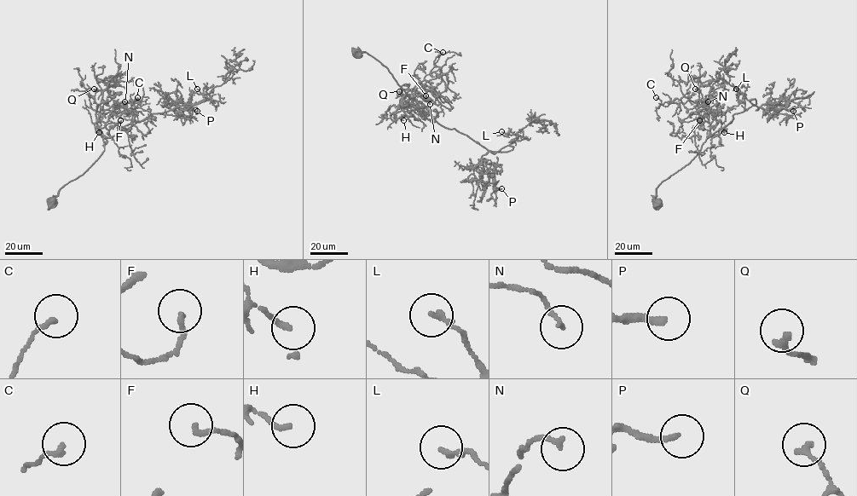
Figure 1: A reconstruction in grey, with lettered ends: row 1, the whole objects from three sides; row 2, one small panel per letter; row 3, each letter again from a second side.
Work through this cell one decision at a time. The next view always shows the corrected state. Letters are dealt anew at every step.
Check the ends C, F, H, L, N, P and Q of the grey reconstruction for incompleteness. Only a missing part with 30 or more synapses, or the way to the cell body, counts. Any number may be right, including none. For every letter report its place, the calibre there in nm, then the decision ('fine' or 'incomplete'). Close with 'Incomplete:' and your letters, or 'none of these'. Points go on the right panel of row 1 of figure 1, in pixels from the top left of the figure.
C: place (656, 97); calibre 170 nm; fine
F: place (699, 120); calibre 180 nm; fine
H: place (724, 132); calibre 160 nm; fine
L: place (736, 89); calibre 180 nm; fine
N: place (708, 101); calibre 170 nm; fine
P: place (793, 111); calibre 200 nm; fine
Q: place (695, 89); calibre 190 nm; fine
Incomplete: none of these

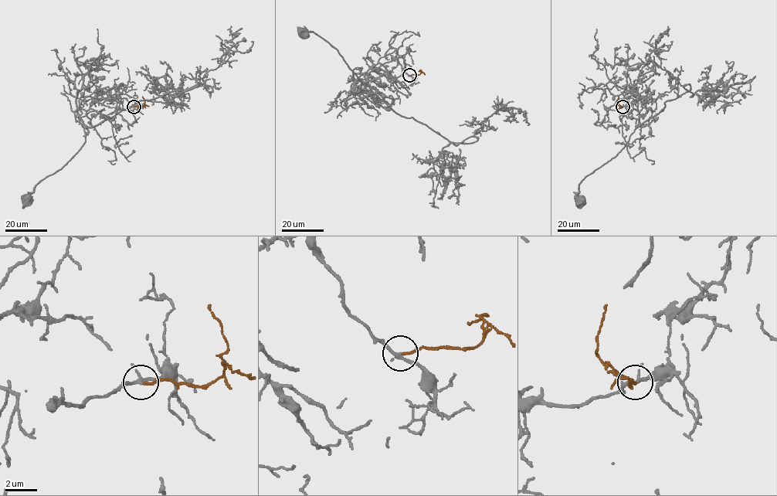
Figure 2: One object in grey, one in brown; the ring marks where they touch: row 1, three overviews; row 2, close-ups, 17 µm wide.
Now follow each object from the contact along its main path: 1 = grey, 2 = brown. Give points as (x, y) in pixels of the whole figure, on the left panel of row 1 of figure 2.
1: (134, 107), (123, 110), (92, 101), (86, 110), (79, 109), (83, 145), (62, 168), (40, 181), (25, 200)
2: (134, 107), (144, 106), (142, 96)

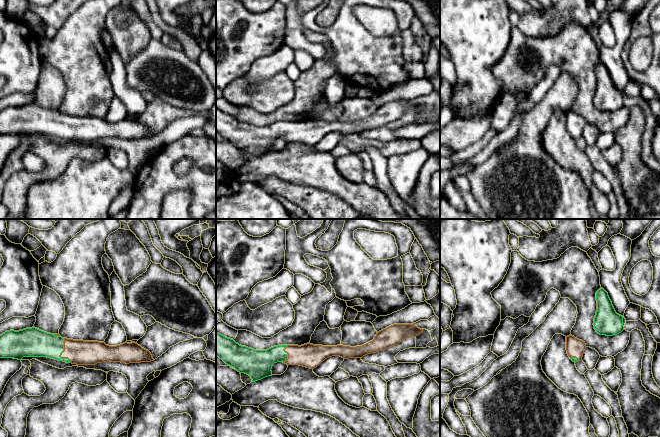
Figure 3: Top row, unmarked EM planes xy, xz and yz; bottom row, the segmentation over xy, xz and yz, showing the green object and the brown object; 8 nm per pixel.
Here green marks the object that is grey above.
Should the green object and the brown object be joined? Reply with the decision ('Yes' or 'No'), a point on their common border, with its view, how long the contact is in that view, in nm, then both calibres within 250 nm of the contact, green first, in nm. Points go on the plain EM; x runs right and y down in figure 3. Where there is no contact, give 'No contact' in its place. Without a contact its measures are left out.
Yes. Touches green at xy (61, 128). Shared border 200 nm. Thickness 240 nm (green) against 200 nm

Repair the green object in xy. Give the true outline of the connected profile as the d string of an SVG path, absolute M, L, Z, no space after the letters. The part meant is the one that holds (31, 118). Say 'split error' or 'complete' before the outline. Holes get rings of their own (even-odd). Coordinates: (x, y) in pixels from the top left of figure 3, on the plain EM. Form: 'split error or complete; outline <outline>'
split error; outline M35 103L0 111L0 134L21 136L23 133L47 133L77 141L154 137L151 129L135 118L109 122L104 118L62 114Z

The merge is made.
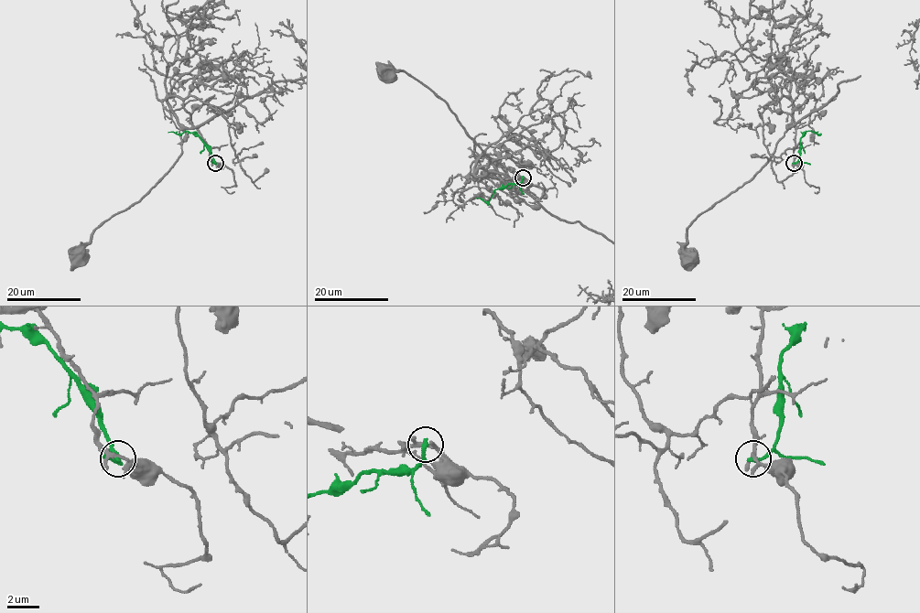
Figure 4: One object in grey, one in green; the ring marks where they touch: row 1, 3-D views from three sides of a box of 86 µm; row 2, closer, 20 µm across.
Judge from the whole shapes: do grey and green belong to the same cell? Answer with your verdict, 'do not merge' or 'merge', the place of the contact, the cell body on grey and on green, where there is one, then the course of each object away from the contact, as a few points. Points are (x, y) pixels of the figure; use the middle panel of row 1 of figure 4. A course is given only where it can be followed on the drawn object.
do not merge; place (523, 177); soma grey (384, 72); soma green none; course grey (523, 177), (499, 178), (490, 163), (475, 175), (487, 172), (488, 156), (449, 106), (403, 71), (384, 69); course green (523, 177), (519, 183), (508, 183), (494, 190), (486, 201), (475, 198)

